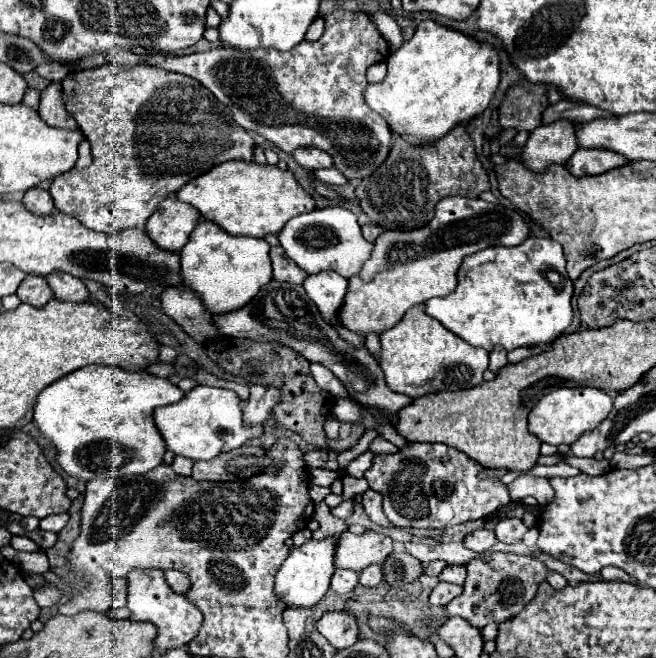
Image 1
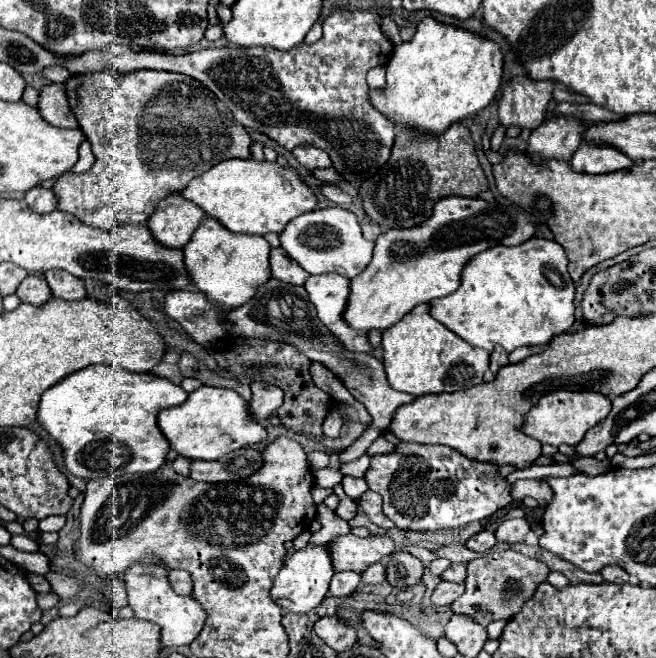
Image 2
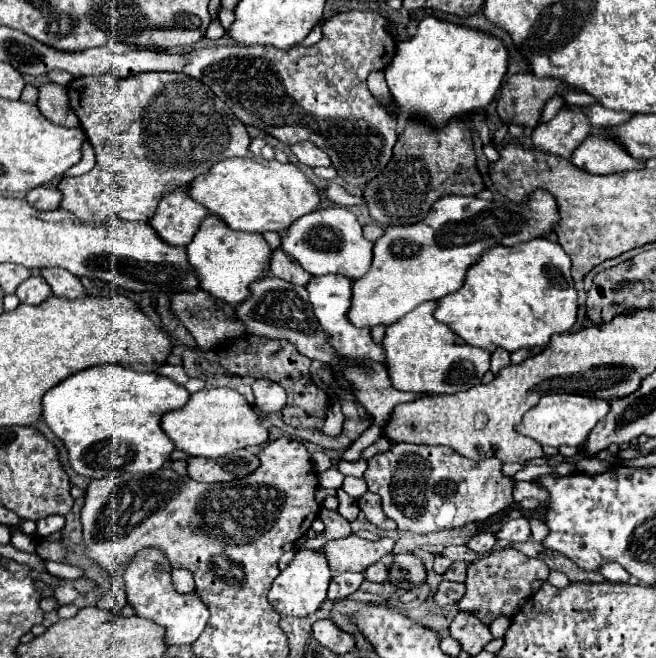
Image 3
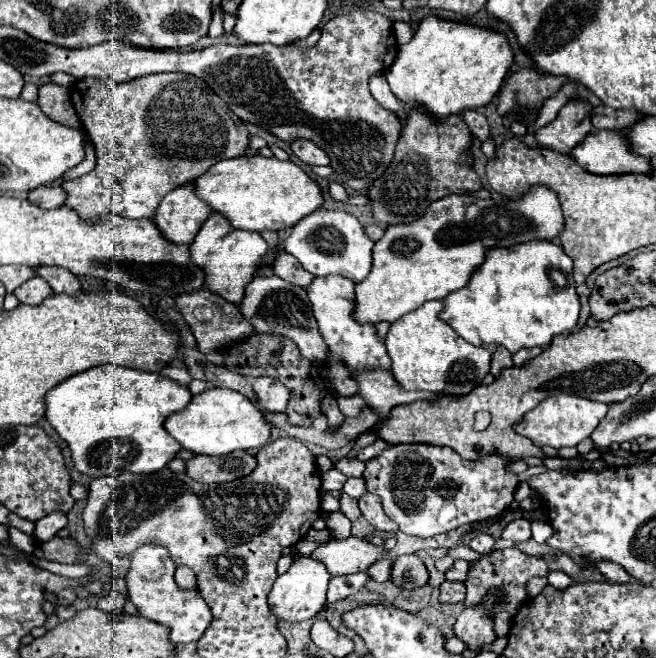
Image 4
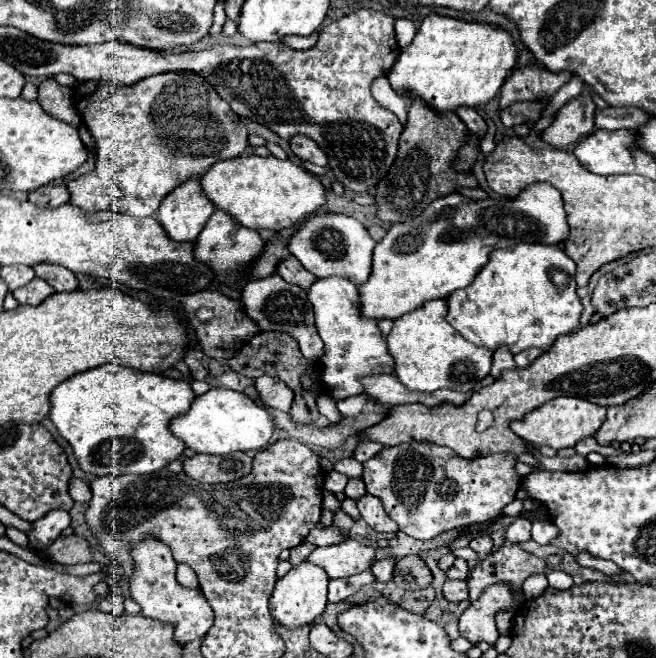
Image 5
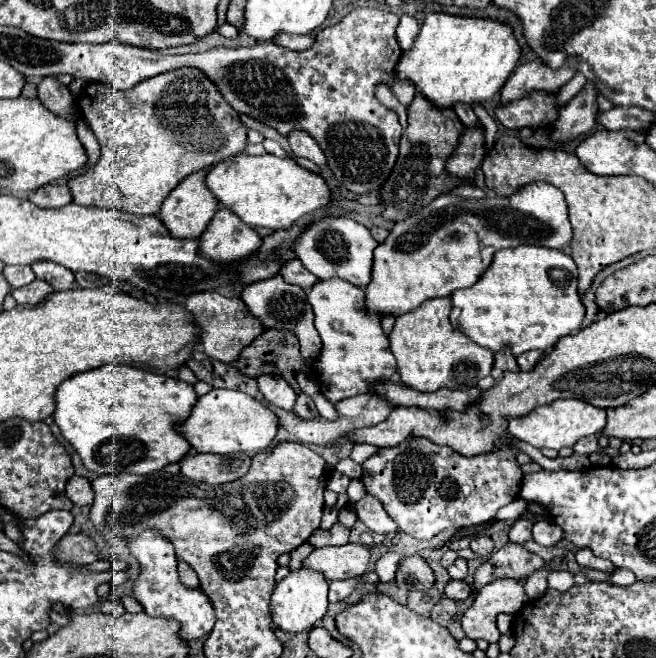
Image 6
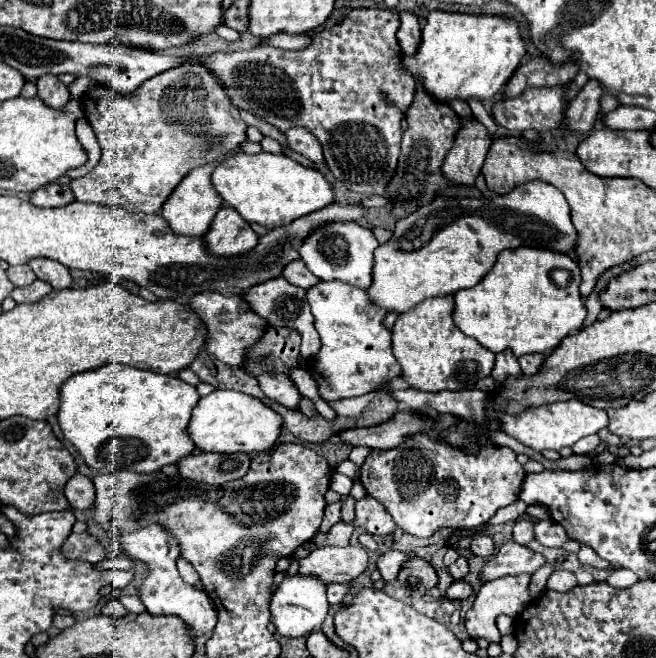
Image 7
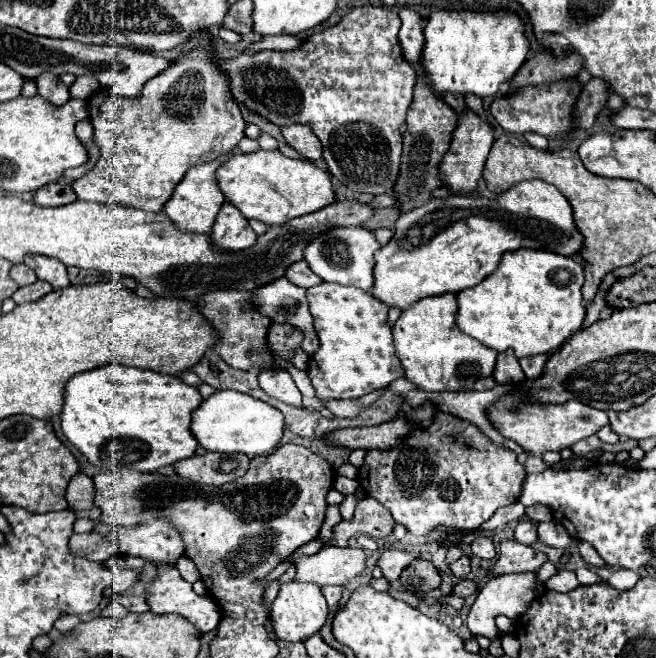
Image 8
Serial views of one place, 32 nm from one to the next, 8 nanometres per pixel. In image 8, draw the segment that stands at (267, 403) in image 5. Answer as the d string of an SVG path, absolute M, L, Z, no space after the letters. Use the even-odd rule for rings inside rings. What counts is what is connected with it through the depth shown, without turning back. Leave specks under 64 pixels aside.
M264 370L258 376L260 388L270 396L290 406L302 406L302 394L286 370Z

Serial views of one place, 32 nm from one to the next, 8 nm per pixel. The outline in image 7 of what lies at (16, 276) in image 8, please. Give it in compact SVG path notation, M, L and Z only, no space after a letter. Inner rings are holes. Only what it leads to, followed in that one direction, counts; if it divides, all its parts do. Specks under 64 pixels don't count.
M26 264L24 266L8 266L6 274L8 274L8 280L12 280L14 286L28 286L36 280L32 268L26 266Z

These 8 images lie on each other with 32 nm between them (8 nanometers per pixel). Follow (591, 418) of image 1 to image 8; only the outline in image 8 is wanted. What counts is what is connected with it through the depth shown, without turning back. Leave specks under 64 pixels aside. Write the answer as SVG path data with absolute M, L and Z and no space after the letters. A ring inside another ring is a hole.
M504 396L492 408L488 408L488 420L498 432L502 432L506 438L512 438L528 452L526 472L542 472L544 452L560 452L562 448L568 448L578 440L596 434L602 426L608 424L608 414L578 400L568 400L564 404L534 404L518 396Z

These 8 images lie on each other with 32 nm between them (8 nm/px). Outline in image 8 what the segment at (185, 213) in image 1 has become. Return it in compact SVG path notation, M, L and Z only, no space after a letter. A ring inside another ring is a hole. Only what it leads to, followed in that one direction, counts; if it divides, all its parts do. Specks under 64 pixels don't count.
M220 160L206 162L202 166L194 166L188 170L188 174L182 178L182 182L176 186L174 194L170 196L168 204L164 204L164 214L170 218L170 222L180 232L210 232L214 218L224 204L224 196L220 196L220 188L216 188L216 168L220 166Z

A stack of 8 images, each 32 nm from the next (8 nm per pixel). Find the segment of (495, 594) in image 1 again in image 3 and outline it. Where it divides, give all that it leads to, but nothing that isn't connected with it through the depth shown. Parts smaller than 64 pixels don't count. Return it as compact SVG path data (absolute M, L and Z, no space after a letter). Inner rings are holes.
M514 548L492 550L468 564L466 594L456 602L456 606L462 612L472 612L484 624L490 624L500 616L510 618L532 596L532 582L546 580L548 574L550 574L548 566L538 558L528 558Z

